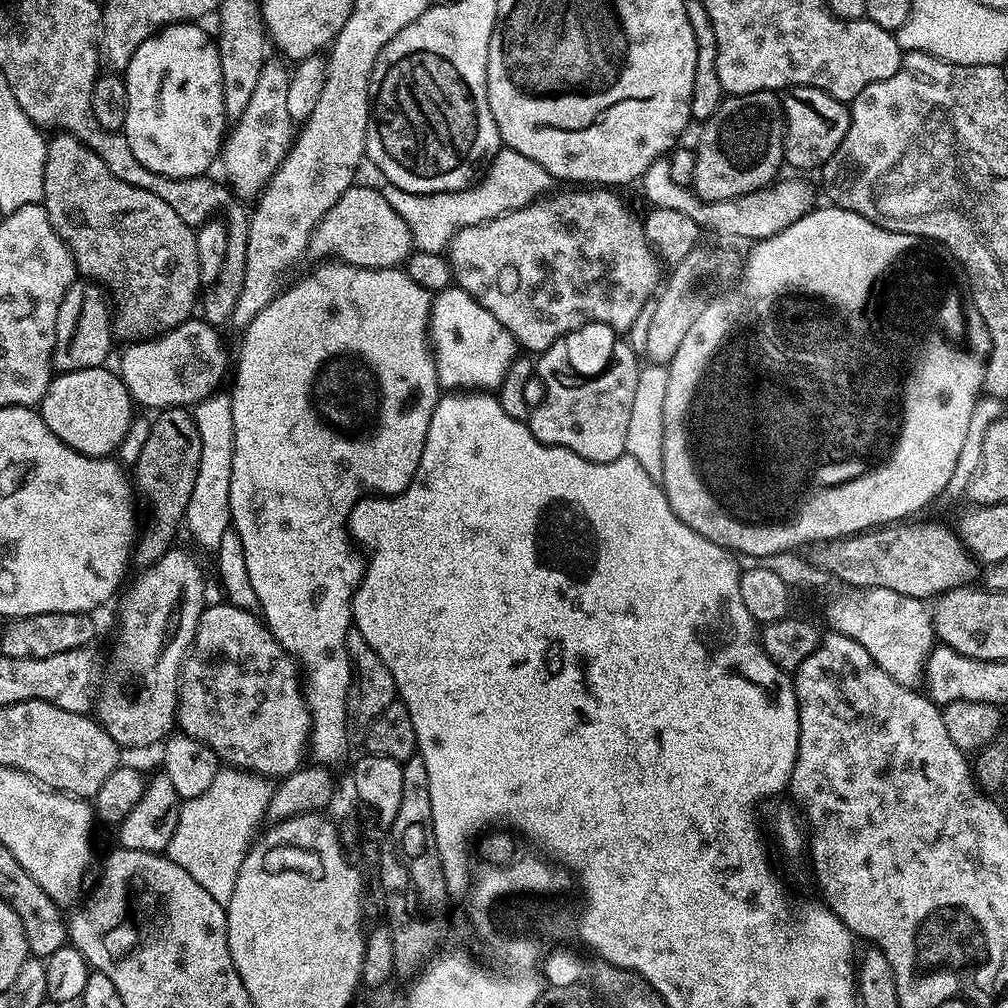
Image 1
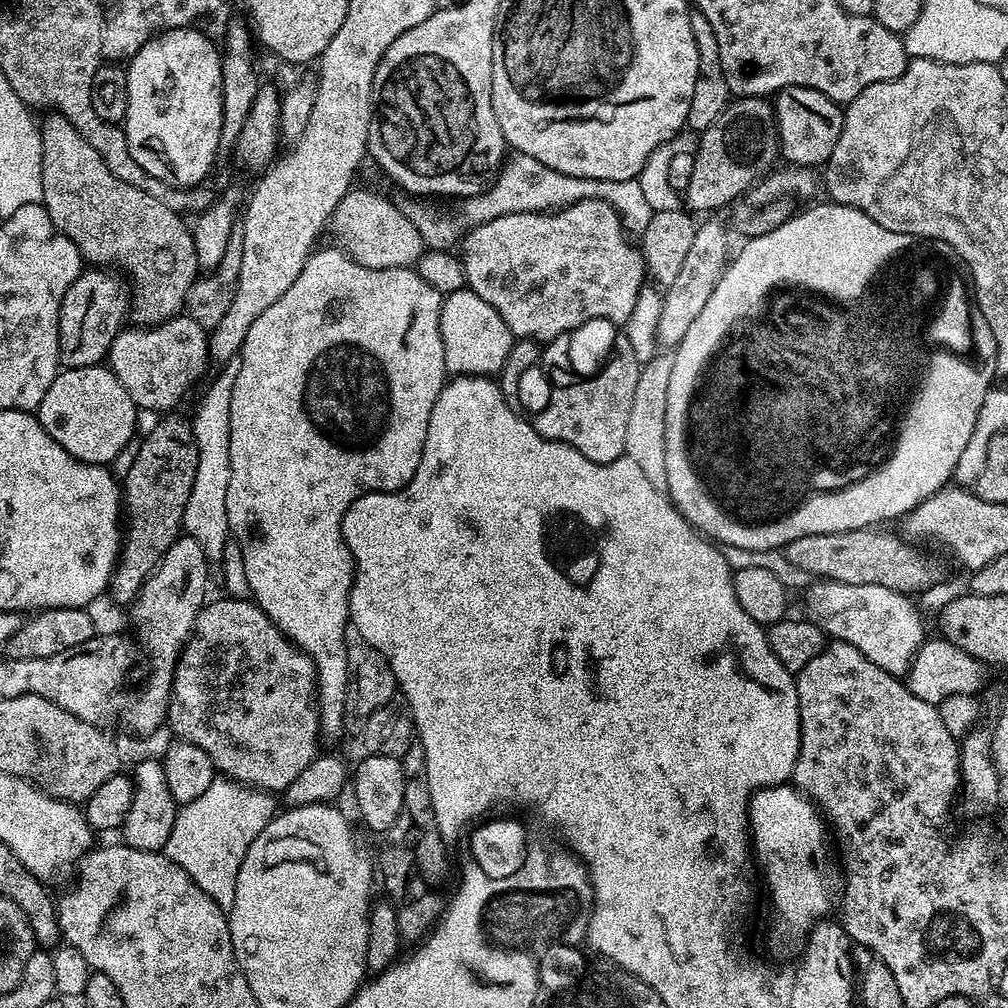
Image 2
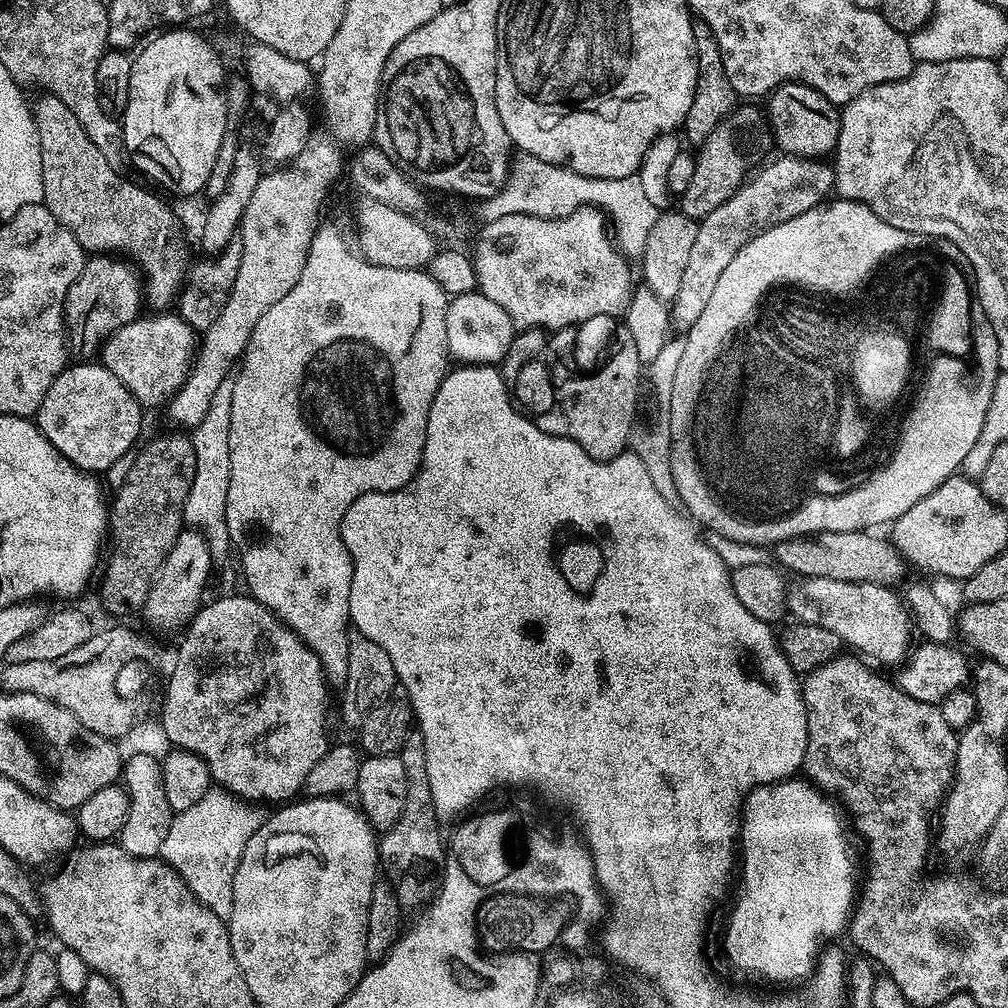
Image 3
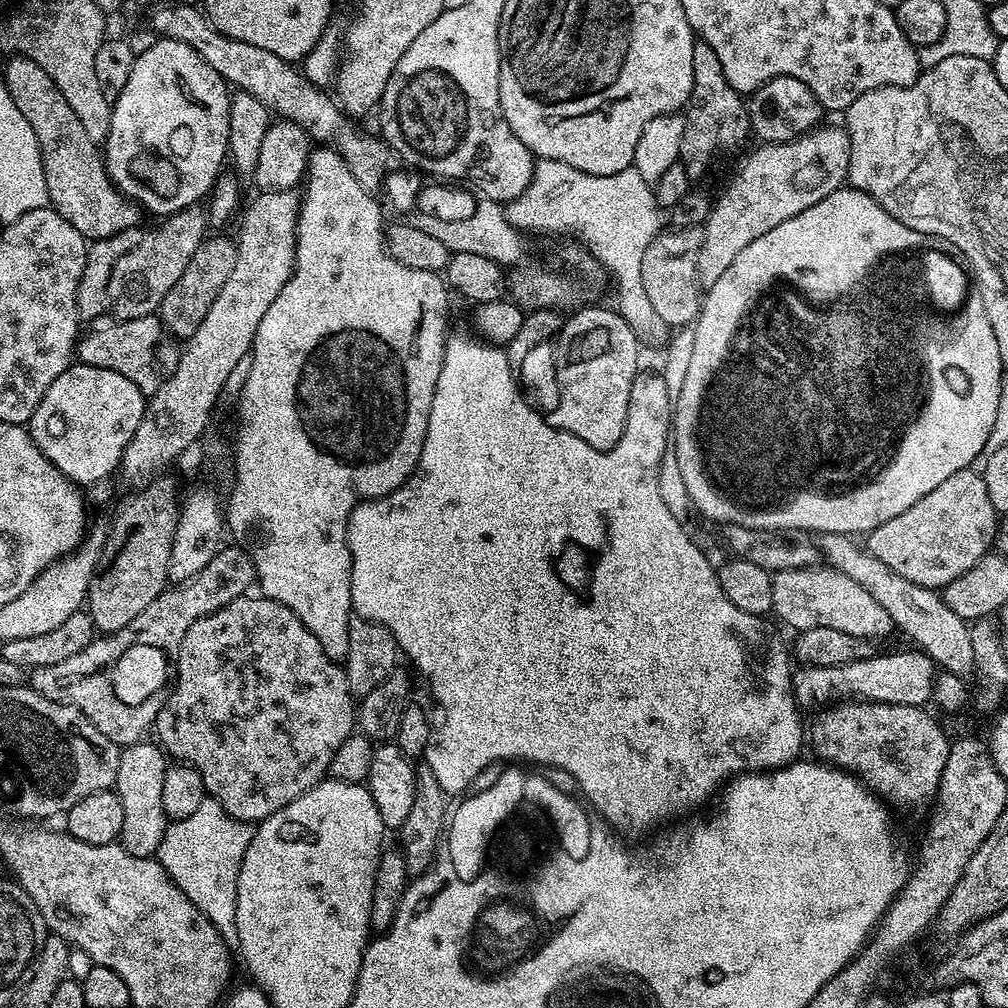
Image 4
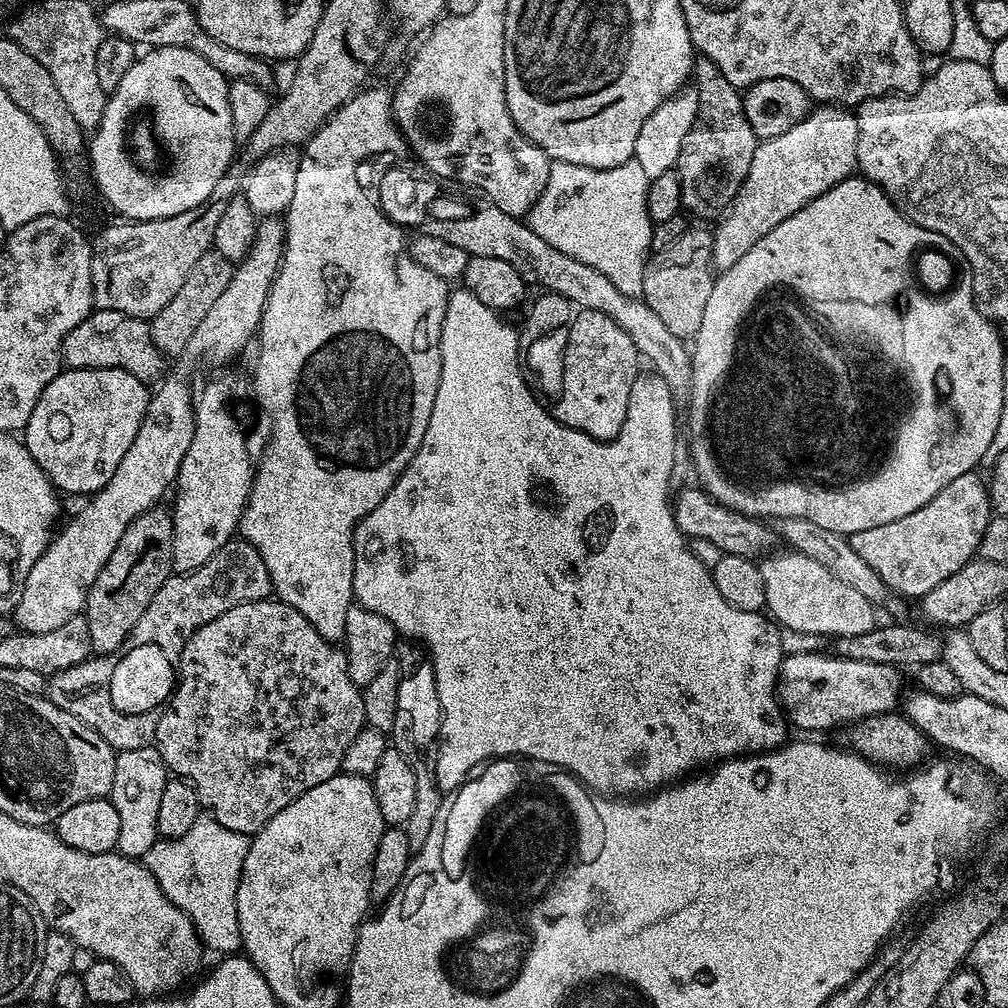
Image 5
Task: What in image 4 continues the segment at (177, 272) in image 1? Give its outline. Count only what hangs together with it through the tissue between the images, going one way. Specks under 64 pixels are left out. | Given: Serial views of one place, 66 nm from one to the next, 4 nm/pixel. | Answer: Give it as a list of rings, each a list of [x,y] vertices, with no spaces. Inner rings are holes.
[[[12,54],[5,60],[8,61],[4,64],[2,79],[6,82],[10,98],[14,98],[14,106],[22,110],[26,122],[30,122],[30,130],[34,130],[38,138],[49,205],[88,242],[105,240],[116,232],[137,227],[142,215],[139,203],[117,190],[104,166],[101,149],[92,141],[90,134],[86,134],[82,122],[78,122],[78,114],[70,110],[70,102],[62,98],[62,90],[54,86],[54,78],[25,56]]]

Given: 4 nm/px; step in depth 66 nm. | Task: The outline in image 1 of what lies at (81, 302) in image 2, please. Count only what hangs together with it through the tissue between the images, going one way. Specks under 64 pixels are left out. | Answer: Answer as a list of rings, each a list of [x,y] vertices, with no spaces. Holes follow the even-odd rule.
[[[72,284],[70,290],[66,290],[66,298],[62,298],[62,306],[58,306],[58,318],[60,322],[56,326],[56,341],[52,351],[52,366],[57,373],[90,370],[109,363],[108,351],[114,345],[112,313],[99,284]]]

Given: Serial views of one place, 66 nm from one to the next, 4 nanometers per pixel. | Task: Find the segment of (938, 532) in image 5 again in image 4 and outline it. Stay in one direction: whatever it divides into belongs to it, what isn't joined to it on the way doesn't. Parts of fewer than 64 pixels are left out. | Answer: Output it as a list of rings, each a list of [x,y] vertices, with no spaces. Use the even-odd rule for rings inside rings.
[[[969,466],[958,470],[958,474],[950,474],[950,478],[939,486],[929,488],[925,496],[910,506],[910,510],[896,513],[890,522],[880,522],[876,529],[867,533],[866,547],[868,553],[878,558],[878,562],[886,562],[886,566],[890,566],[894,574],[906,578],[906,582],[943,590],[947,584],[954,582],[954,578],[966,574],[974,562],[988,555],[996,539],[997,523],[998,513],[990,502],[983,475],[975,467]]]

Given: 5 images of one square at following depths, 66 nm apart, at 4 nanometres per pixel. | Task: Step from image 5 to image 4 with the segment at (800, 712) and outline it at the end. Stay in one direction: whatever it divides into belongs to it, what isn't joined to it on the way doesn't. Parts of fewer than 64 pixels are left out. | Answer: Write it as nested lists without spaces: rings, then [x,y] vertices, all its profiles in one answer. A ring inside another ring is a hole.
[[[911,651],[888,652],[885,656],[877,654],[868,660],[850,662],[842,666],[797,667],[792,674],[792,693],[797,704],[804,710],[820,710],[829,702],[844,697],[873,700],[879,704],[927,705],[932,698],[934,665],[925,652]]]

